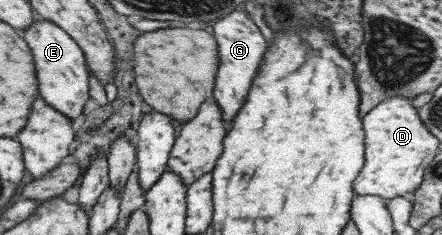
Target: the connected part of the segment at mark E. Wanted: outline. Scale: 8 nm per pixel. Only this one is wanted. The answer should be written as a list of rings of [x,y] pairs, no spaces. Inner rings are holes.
[[[38,16],[33,19],[33,23],[27,29],[19,33],[29,46],[35,73],[37,73],[35,78],[39,85],[39,95],[43,97],[43,101],[69,120],[79,117],[83,113],[85,101],[89,99],[88,66],[79,46],[67,35],[67,32]]]

